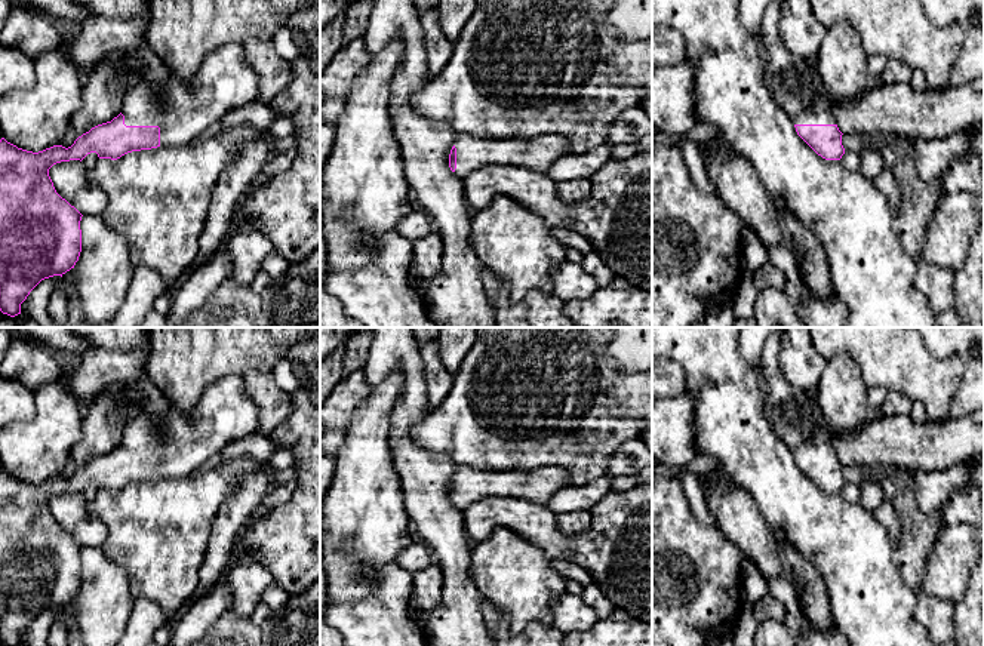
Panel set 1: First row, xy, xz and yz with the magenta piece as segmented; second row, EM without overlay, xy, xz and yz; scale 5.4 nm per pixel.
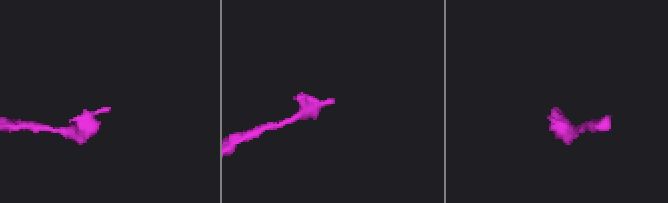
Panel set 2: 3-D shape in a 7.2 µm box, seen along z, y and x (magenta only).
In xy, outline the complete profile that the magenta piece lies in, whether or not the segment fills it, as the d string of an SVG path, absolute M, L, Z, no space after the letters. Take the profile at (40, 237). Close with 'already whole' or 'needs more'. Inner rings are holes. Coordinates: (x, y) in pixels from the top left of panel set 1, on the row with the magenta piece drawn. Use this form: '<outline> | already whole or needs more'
M230 43L207 55L199 71L191 79L176 79L172 74L164 81L151 84L141 80L126 92L120 114L111 121L98 124L79 136L68 148L53 145L39 153L18 148L0 139L0 311L10 317L21 314L21 304L30 292L44 279L64 276L74 268L82 252L82 213L62 199L49 176L49 169L61 162L83 160L87 154L96 153L99 159L117 160L122 156L151 150L157 147L182 147L199 138L215 123L224 120L230 113L256 101L261 77L245 59L243 49Z | needs more

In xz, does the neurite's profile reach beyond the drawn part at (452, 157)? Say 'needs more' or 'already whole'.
needs more

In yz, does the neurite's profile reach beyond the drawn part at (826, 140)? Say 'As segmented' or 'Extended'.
Extended

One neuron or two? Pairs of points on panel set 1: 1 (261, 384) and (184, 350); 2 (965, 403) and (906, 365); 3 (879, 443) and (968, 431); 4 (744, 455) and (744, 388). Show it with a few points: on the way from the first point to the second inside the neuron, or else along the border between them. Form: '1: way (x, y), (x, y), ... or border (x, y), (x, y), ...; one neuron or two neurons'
1: way (242, 365), (227, 350), (203, 350); one neuron
2: border (962, 362), (962, 378), (947, 418); two neurons
3: way (901, 443), (946, 443); one neuron
4: way (743, 439), (740, 434), (740, 405); one neuron

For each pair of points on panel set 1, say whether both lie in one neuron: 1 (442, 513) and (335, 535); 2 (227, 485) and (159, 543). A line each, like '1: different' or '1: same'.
1: different
2: same

